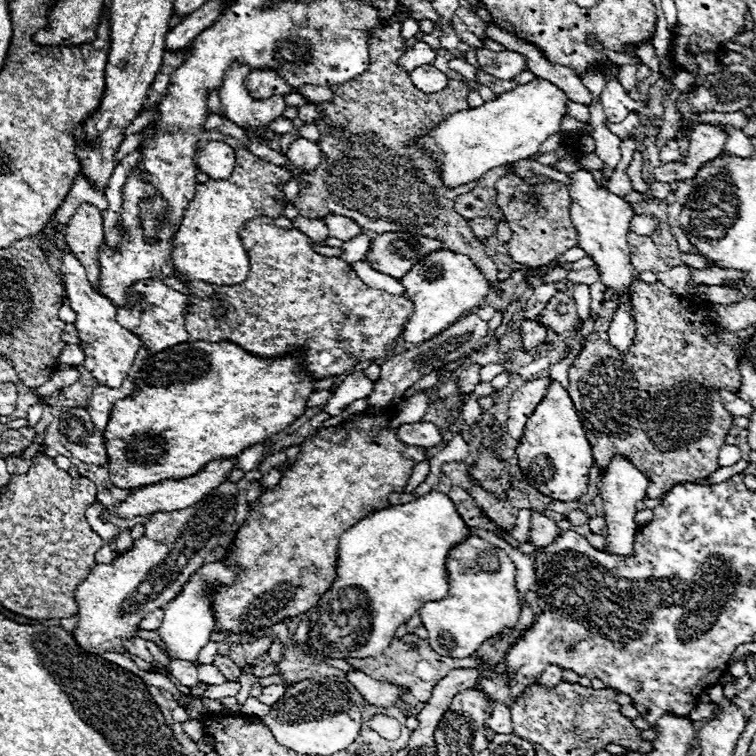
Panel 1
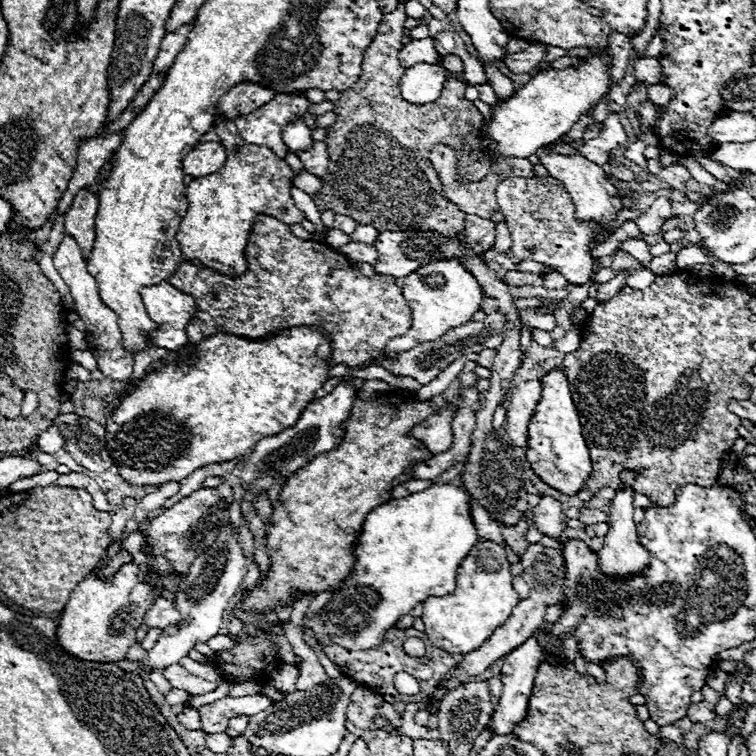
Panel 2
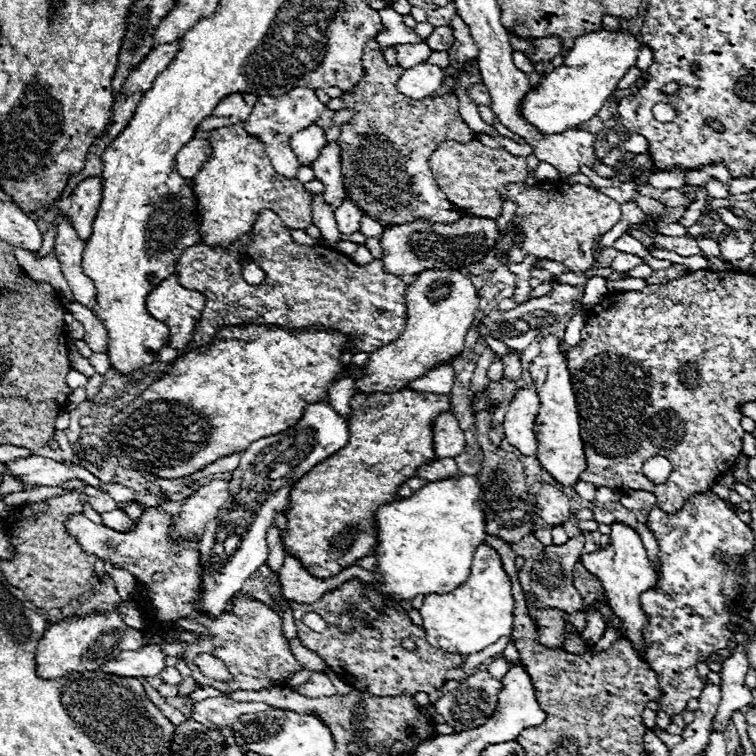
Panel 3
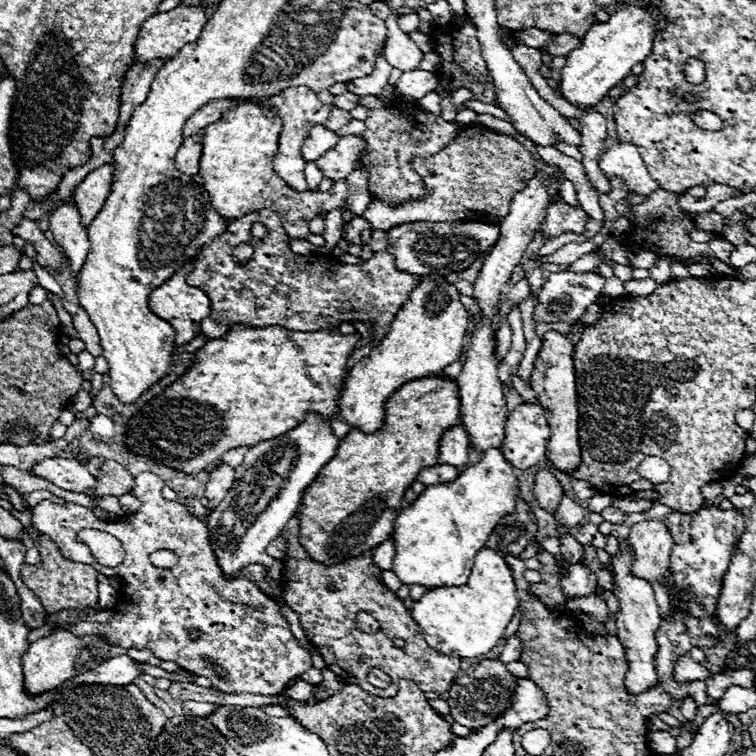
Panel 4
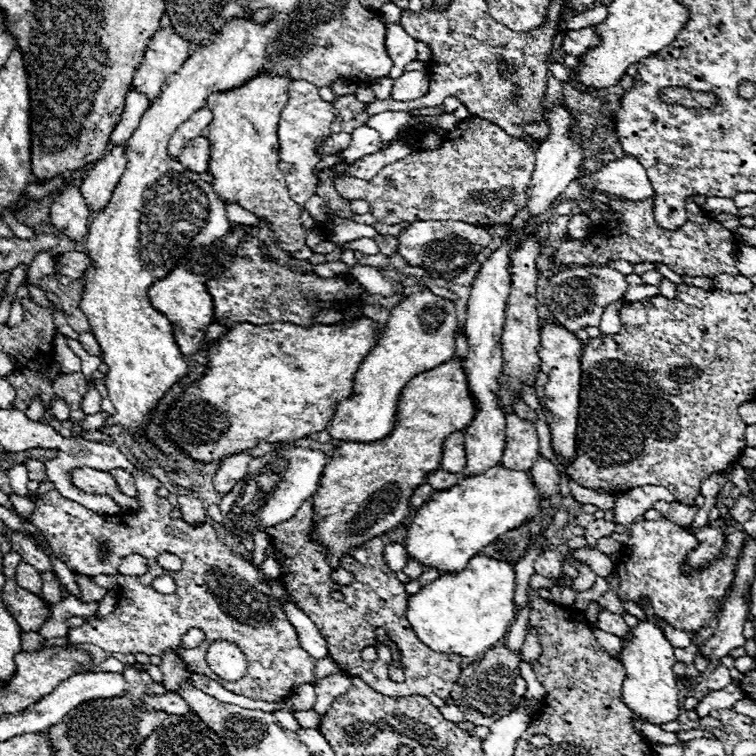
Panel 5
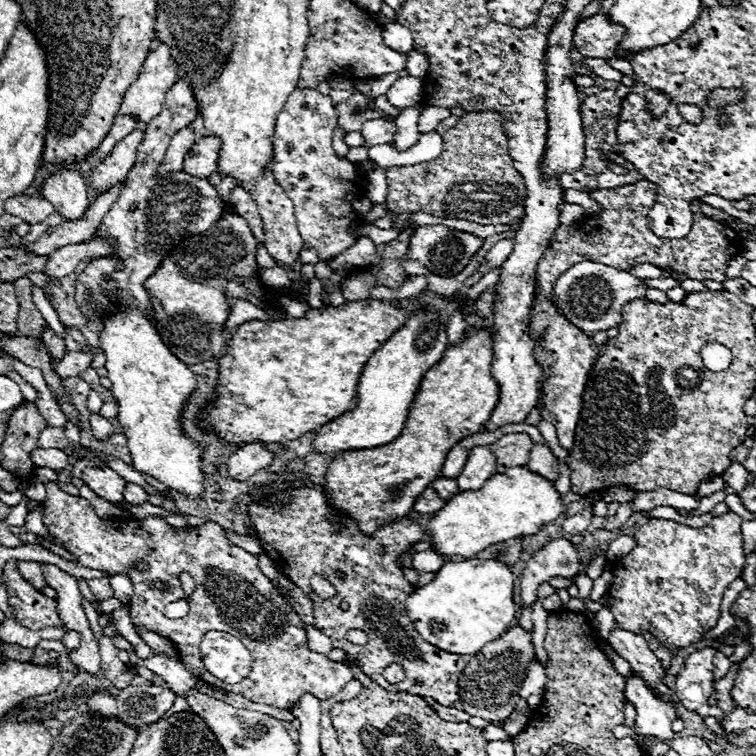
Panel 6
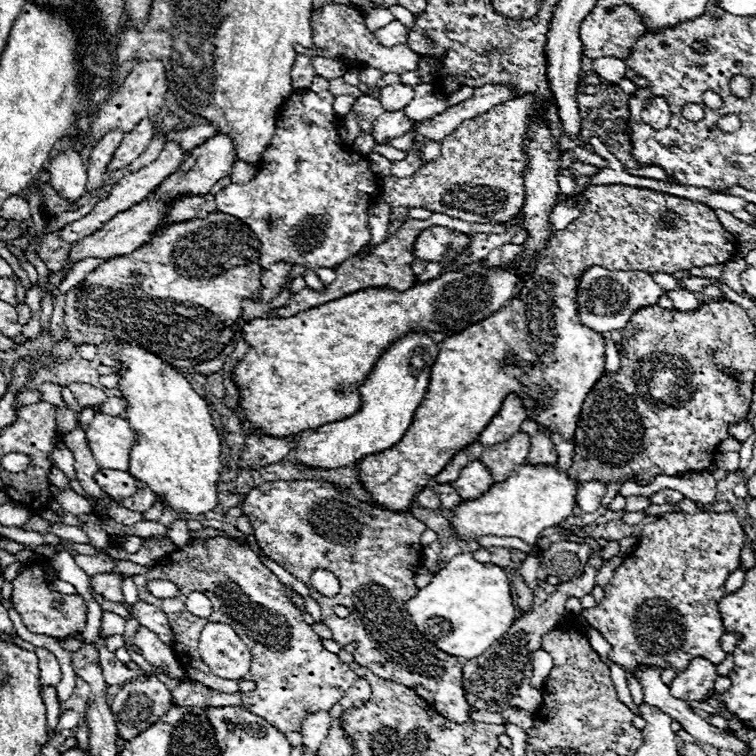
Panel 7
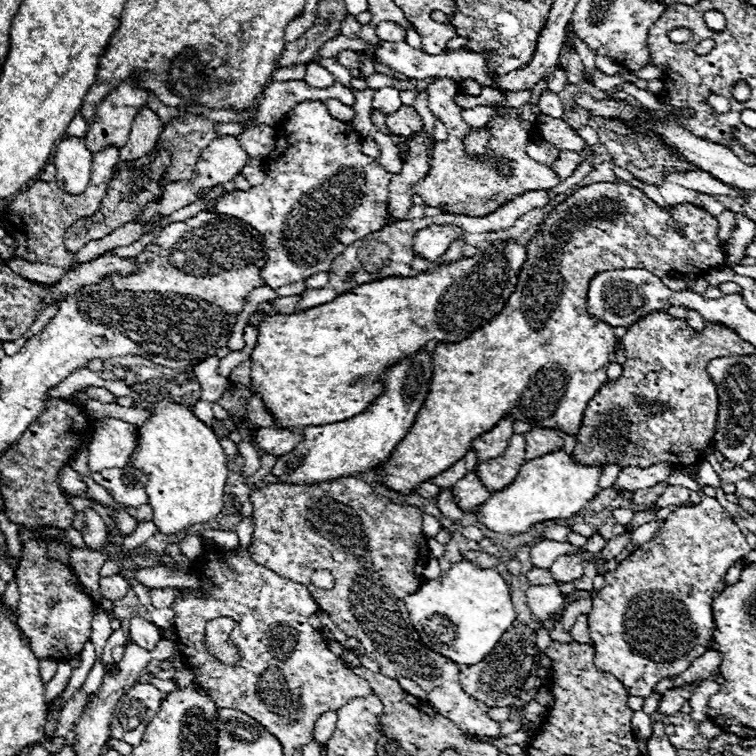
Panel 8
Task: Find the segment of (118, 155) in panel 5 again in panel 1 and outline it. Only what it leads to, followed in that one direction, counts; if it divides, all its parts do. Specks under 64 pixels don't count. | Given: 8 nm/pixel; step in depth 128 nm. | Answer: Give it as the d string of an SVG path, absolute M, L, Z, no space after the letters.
M80 204L64 228L64 238L70 252L86 268L88 280L98 290L98 248L104 242L102 212L92 204Z

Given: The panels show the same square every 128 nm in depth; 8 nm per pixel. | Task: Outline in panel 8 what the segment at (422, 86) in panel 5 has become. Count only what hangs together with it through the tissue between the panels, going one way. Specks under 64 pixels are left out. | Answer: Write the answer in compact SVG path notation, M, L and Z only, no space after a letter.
M380 88L374 92L374 100L372 100L372 108L382 112L382 114L392 114L402 106L400 102L400 90L396 88Z

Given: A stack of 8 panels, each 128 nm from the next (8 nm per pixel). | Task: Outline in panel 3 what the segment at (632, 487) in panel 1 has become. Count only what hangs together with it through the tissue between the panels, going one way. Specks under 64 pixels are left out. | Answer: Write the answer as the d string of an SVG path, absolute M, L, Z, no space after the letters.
M612 524L610 528L612 528L612 532L610 532L612 542L606 548L602 548L602 550L596 550L592 554L582 554L580 562L592 574L596 574L598 580L602 582L602 586L604 586L604 590L608 594L608 604L610 604L612 612L618 616L620 626L624 630L624 636L632 642L634 650L638 650L638 656L642 656L642 660L644 660L646 644L644 644L642 628L648 624L648 616L642 610L640 594L654 588L654 584L656 584L656 572L654 572L652 564L648 562L646 548L644 548L640 536L630 526Z

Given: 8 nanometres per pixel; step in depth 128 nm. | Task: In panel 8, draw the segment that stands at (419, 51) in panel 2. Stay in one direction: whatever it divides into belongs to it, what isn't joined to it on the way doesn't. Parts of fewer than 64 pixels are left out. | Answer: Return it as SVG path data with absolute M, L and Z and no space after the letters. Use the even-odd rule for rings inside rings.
M386 20L376 26L376 36L378 36L378 40L384 40L384 42L402 42L406 32L396 22ZM328 98L328 100L324 100L324 106L326 106L326 110L330 112L330 116L336 118L336 120L350 122L350 120L354 118L354 110L352 110L350 106L342 104L340 100L332 100L332 98Z

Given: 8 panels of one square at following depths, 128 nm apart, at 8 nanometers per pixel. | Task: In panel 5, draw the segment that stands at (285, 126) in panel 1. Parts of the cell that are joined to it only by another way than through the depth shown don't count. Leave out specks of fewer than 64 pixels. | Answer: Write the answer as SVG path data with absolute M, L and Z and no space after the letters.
M338 132L338 134L332 134L326 144L322 146L322 154L336 154L336 152L342 152L350 146L350 140L352 136L350 134L344 134L344 132Z

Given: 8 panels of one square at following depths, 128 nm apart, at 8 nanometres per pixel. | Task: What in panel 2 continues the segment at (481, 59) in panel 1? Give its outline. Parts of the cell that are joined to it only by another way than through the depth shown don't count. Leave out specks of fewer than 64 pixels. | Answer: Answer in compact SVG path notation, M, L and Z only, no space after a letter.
M530 44L524 52L518 54L506 54L504 66L514 74L530 74L540 62L546 60L546 46L542 44Z

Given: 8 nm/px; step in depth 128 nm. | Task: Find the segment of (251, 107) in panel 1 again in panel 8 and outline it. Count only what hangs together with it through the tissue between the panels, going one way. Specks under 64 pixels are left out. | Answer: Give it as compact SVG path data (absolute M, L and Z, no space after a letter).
M308 100L296 104L280 124L276 124L276 148L264 158L266 180L262 186L252 186L250 190L226 192L218 202L218 212L240 220L246 220L256 228L266 242L268 260L262 268L262 278L266 286L280 288L300 280L308 280L318 272L330 272L332 260L342 254L352 242L378 232L390 218L386 210L390 172L382 168L378 160L372 160L360 150L362 138L350 126L350 122L336 120L328 114L320 100Z

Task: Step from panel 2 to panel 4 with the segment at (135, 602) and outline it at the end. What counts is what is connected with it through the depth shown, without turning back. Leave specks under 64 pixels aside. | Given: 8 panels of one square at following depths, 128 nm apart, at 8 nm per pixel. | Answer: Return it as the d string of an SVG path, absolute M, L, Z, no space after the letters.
M68 630L52 632L46 638L30 644L26 654L22 656L22 670L24 670L24 688L28 696L38 696L42 692L50 692L58 688L64 680L70 680L90 668L96 668L104 660L108 660L110 644L98 636L74 636Z

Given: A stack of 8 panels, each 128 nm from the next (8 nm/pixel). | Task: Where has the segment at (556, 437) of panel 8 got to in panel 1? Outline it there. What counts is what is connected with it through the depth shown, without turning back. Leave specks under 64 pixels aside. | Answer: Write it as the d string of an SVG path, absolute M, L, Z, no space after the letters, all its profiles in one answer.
M540 512L532 514L530 520L530 542L538 548L546 548L546 544L550 544L556 536L560 534L560 528L556 526L556 522Z

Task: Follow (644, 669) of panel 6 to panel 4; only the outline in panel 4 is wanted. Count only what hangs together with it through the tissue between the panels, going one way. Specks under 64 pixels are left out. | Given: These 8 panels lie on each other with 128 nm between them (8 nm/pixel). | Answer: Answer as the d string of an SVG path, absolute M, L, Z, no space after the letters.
M580 596L580 598L568 600L566 608L572 612L584 612L586 616L590 616L602 624L608 622L608 606L604 600L600 600L596 596Z

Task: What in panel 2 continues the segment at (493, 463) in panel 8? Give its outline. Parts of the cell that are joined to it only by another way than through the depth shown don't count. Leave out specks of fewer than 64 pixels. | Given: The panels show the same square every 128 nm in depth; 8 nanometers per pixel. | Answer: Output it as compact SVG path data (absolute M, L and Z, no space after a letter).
M530 380L520 382L508 400L506 434L520 448L528 448L528 424L536 404L540 402L540 394L542 394L540 380Z

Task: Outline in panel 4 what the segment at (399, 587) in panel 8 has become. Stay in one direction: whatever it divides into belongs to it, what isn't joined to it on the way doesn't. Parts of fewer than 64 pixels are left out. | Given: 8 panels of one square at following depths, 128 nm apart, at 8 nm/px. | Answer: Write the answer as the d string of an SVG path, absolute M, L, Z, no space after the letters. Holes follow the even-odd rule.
M294 516L280 532L280 536L288 542L288 550L282 560L284 600L294 612L298 612L300 626L318 646L328 668L346 680L346 684L358 684L372 696L396 696L400 680L414 680L422 692L446 694L460 672L460 660L456 656L446 656L428 648L420 636L420 626L414 624L404 602L396 596L396 592L384 586L382 570L372 562L374 550L366 552L366 560L350 558L340 566L324 566L322 562L312 560L310 554L300 546L298 530L300 518ZM330 586L334 586L334 590L328 590ZM358 612L368 612L380 622L380 632L372 636L372 644L368 644L368 634L358 630L354 624ZM394 638L402 638L406 642L404 648L394 648ZM368 668L384 670L392 678L392 684L388 688L370 686Z

